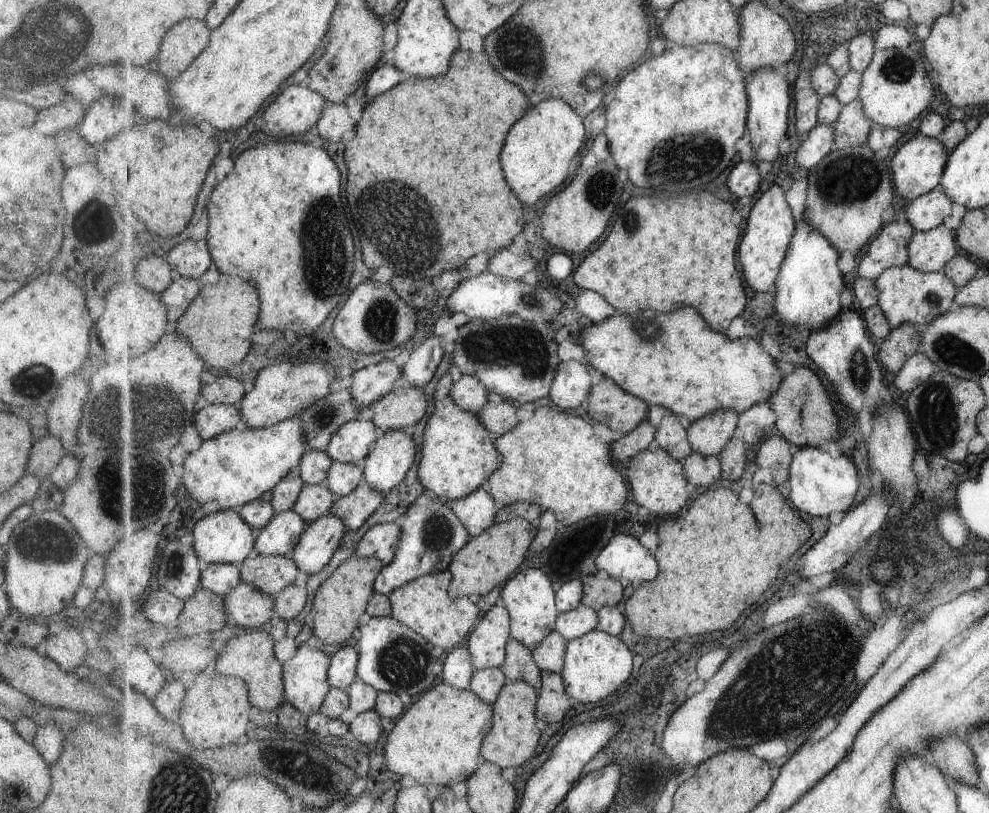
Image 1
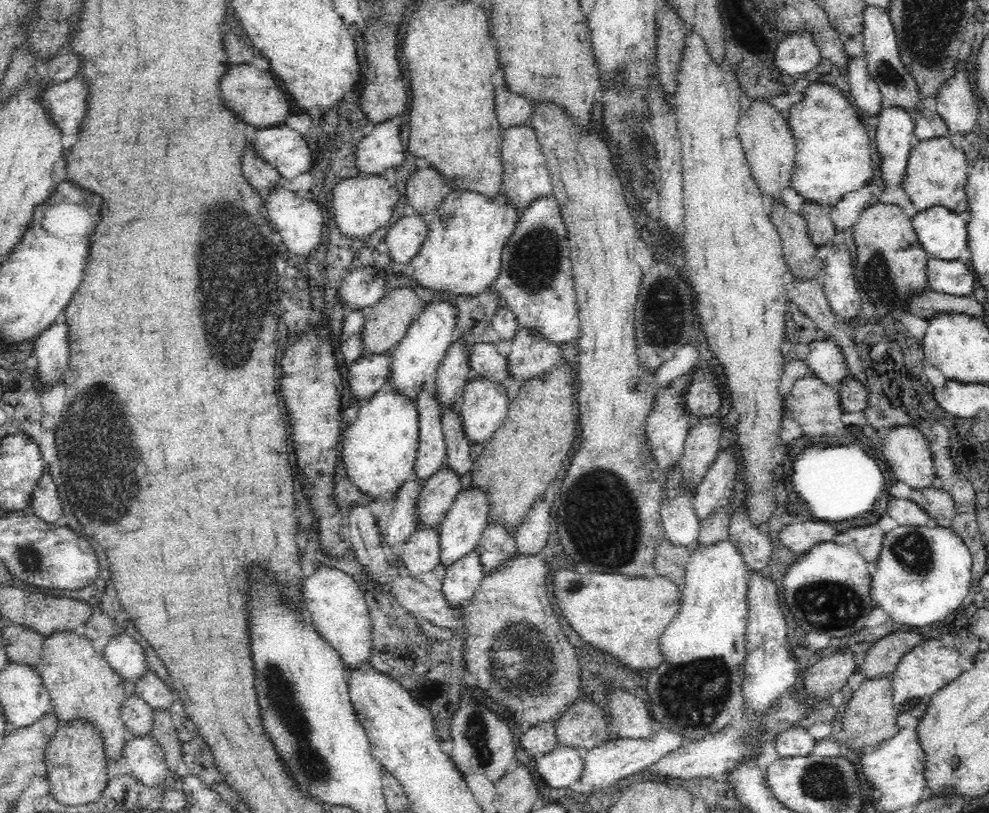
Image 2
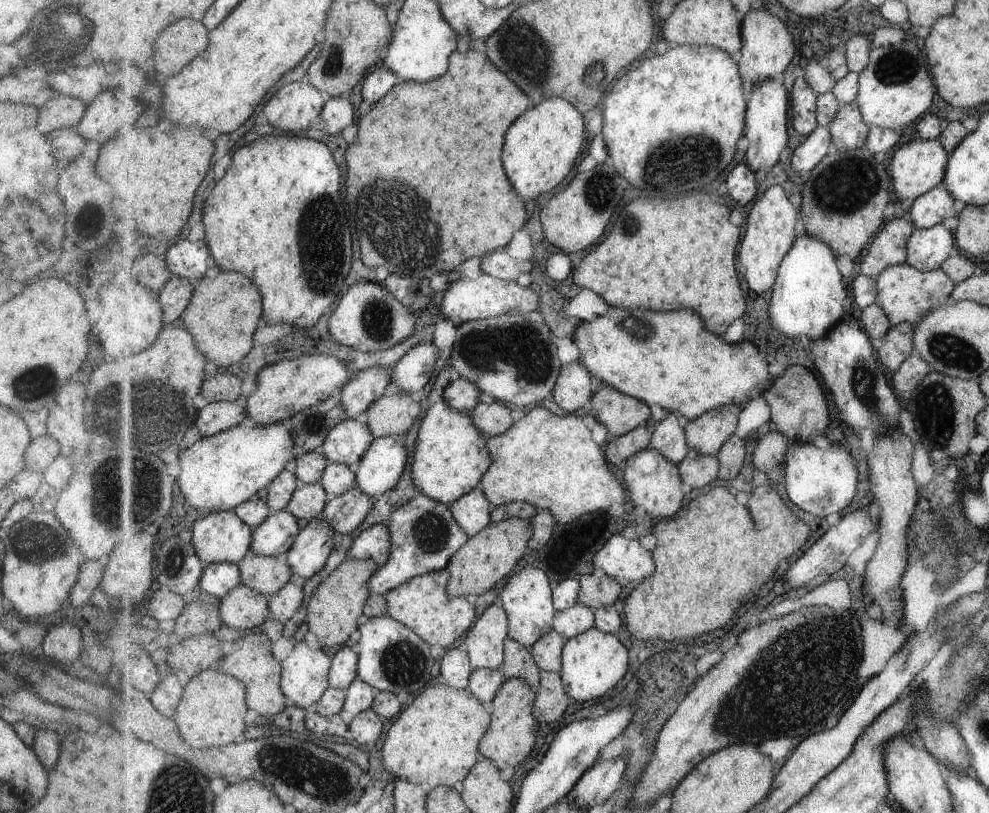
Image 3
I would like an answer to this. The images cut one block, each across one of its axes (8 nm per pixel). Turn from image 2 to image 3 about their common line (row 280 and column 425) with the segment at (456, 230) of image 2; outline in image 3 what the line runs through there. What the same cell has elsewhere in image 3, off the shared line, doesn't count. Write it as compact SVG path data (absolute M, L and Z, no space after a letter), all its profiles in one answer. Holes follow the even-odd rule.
M443 368L429 396L429 408L421 420L410 467L413 482L425 495L450 505L481 483L485 472L493 464L493 458L491 452L487 450L489 436L485 436L475 426L471 414L451 408L443 398L445 388L449 384L451 384L451 370Z

